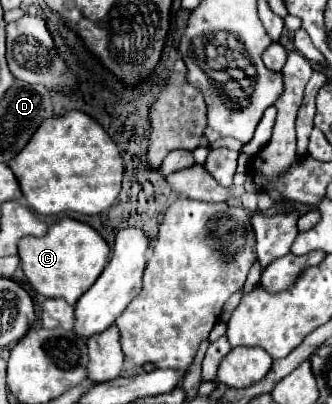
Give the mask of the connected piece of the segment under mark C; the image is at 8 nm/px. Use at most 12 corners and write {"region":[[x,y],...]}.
{"region":[[61,218],[21,238],[21,268],[71,306],[109,262],[85,222]]}

